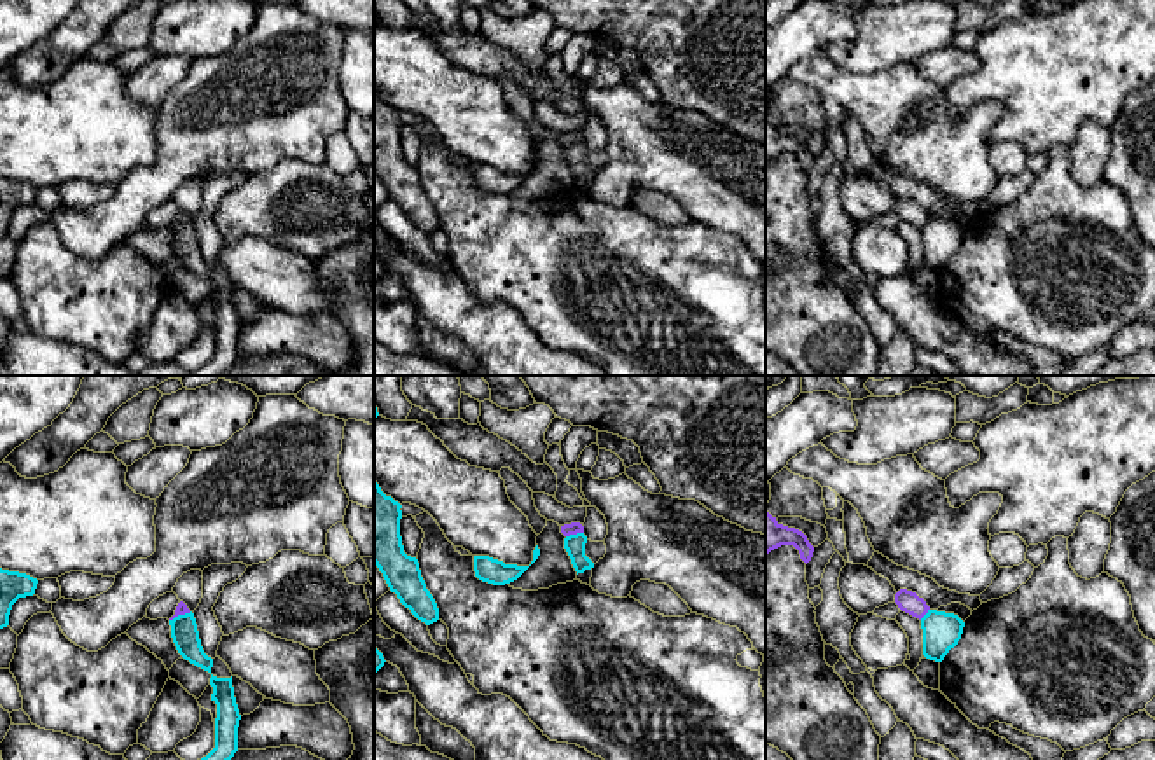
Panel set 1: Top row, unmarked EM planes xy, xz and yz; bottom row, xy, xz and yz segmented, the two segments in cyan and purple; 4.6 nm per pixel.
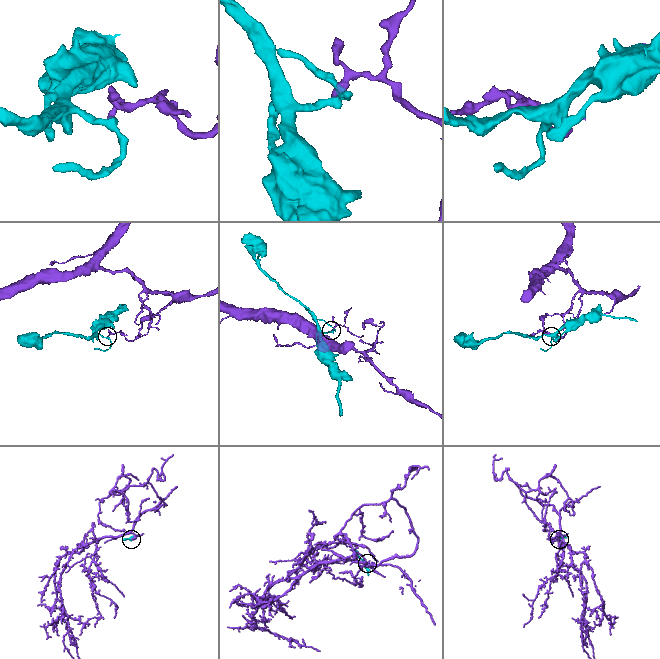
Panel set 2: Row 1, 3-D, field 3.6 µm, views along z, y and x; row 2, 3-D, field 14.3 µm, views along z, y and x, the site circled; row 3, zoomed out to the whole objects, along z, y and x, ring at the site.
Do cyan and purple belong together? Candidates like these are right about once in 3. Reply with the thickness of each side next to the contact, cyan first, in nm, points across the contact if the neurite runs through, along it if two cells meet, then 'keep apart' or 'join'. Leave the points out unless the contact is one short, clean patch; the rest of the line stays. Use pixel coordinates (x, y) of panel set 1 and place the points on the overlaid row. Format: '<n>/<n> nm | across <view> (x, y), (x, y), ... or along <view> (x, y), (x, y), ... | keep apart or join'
100/60 nm | along xz (582, 532), (567, 537) | keep apart

